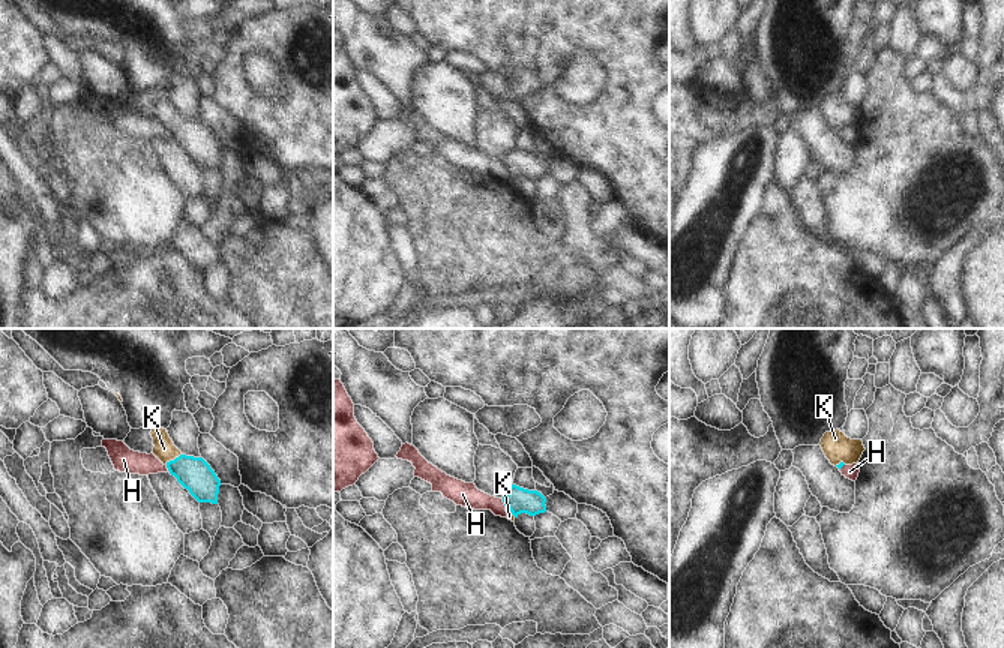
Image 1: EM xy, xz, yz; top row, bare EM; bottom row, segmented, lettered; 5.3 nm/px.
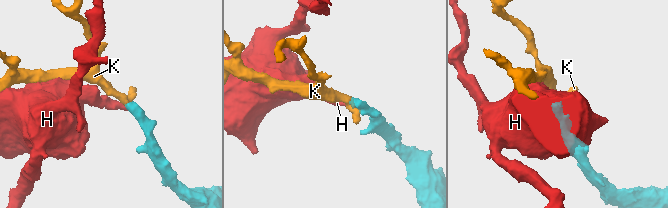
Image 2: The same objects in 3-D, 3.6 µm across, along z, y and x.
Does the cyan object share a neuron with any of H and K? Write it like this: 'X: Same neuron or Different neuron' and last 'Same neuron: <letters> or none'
H: Different neuron
K: Same neuron
Same neuron: K

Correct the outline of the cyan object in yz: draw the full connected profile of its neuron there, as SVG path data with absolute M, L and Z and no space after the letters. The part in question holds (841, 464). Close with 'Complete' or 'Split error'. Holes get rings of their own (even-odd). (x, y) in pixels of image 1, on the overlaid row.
M839 429L825 432L819 446L830 464L839 470L843 465L858 464L866 450L861 440L851 440Z. Split error

